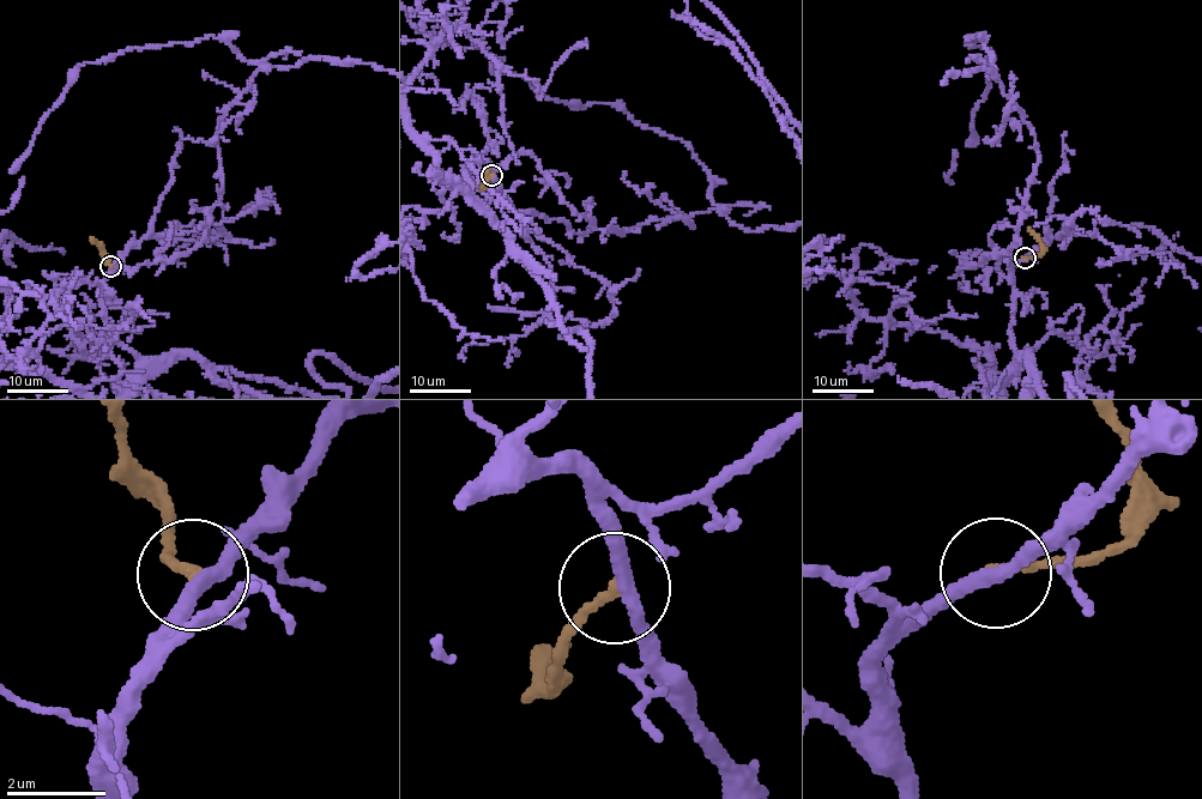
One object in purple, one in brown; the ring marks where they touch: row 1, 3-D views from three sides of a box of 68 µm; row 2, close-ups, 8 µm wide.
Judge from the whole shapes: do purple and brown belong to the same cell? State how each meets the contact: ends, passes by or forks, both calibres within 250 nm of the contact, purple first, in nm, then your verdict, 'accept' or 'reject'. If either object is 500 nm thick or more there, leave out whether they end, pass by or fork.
purple passes by | brown ends | 280/240 nm | accept

